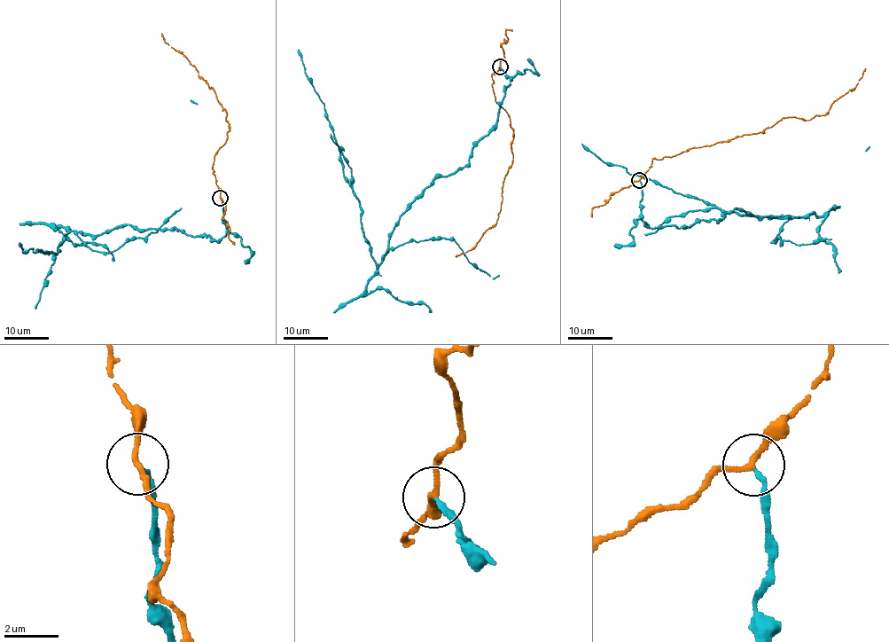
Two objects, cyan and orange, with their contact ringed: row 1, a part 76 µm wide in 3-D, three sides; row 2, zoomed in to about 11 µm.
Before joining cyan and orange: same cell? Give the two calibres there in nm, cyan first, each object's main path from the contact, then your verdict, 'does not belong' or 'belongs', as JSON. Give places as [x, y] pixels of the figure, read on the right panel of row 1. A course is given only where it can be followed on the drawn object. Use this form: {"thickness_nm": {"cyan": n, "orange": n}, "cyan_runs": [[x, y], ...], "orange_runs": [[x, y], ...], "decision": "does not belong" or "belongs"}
{"thickness_nm": {"cyan": 170, "orange": 180}, "cyan_runs": [[640, 181], [642, 220], [652, 228], [717, 221], [737, 207], [798, 217], [724, 212], [607, 164], [582, 144]], "orange_runs": [[640, 181], [653, 159], [760, 133], [783, 118], [808, 121], [824, 114], [858, 83], [866, 68]], "decision": "does not belong"}

